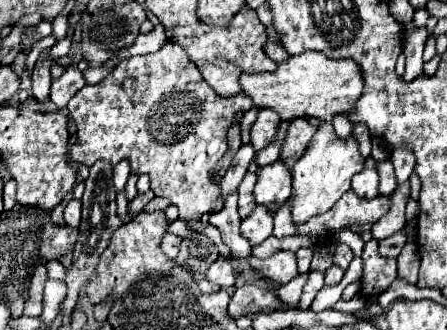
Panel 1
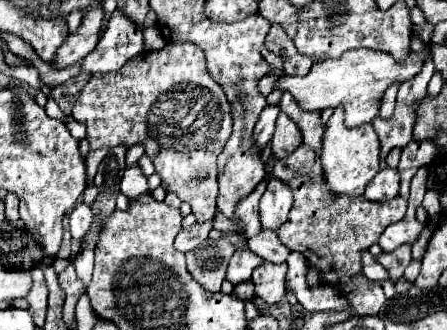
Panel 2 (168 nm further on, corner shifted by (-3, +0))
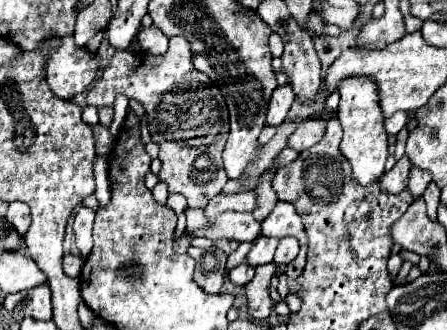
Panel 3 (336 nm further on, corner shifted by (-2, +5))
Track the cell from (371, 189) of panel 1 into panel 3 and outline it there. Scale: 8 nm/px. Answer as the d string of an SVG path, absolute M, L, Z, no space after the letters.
M403 156L401 160L397 160L397 164L389 172L385 172L381 176L381 190L389 192L389 194L399 194L401 190L405 190L411 166L413 164L411 164L411 160L407 156Z

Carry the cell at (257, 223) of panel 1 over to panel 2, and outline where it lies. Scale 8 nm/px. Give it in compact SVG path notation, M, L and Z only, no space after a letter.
M262 229L256 237L248 239L248 247L256 255L260 255L264 261L272 261L272 263L284 263L288 253L290 253L290 249L286 249L278 241L278 237L276 237L276 233L272 229Z

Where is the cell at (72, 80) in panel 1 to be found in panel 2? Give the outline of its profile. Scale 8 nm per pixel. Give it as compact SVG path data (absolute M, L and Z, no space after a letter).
M114 11L96 49L82 61L80 75L112 73L144 49L146 47L142 39L142 29L138 29L122 13Z

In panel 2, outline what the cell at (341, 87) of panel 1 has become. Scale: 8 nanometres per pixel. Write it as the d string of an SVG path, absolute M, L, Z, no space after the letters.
M358 49L358 51L346 51L340 59L324 59L320 63L314 63L310 73L300 77L300 75L282 75L280 79L276 79L274 89L278 91L288 91L298 105L304 111L324 111L324 109L336 109L338 105L344 107L344 125L346 127L360 127L362 123L370 123L374 117L378 117L378 107L380 107L380 99L384 95L384 91L388 89L390 83L394 81L406 81L410 77L414 77L420 67L422 67L424 55L418 53L410 53L406 61L394 61L392 55L382 53L382 51L372 51L372 49Z

